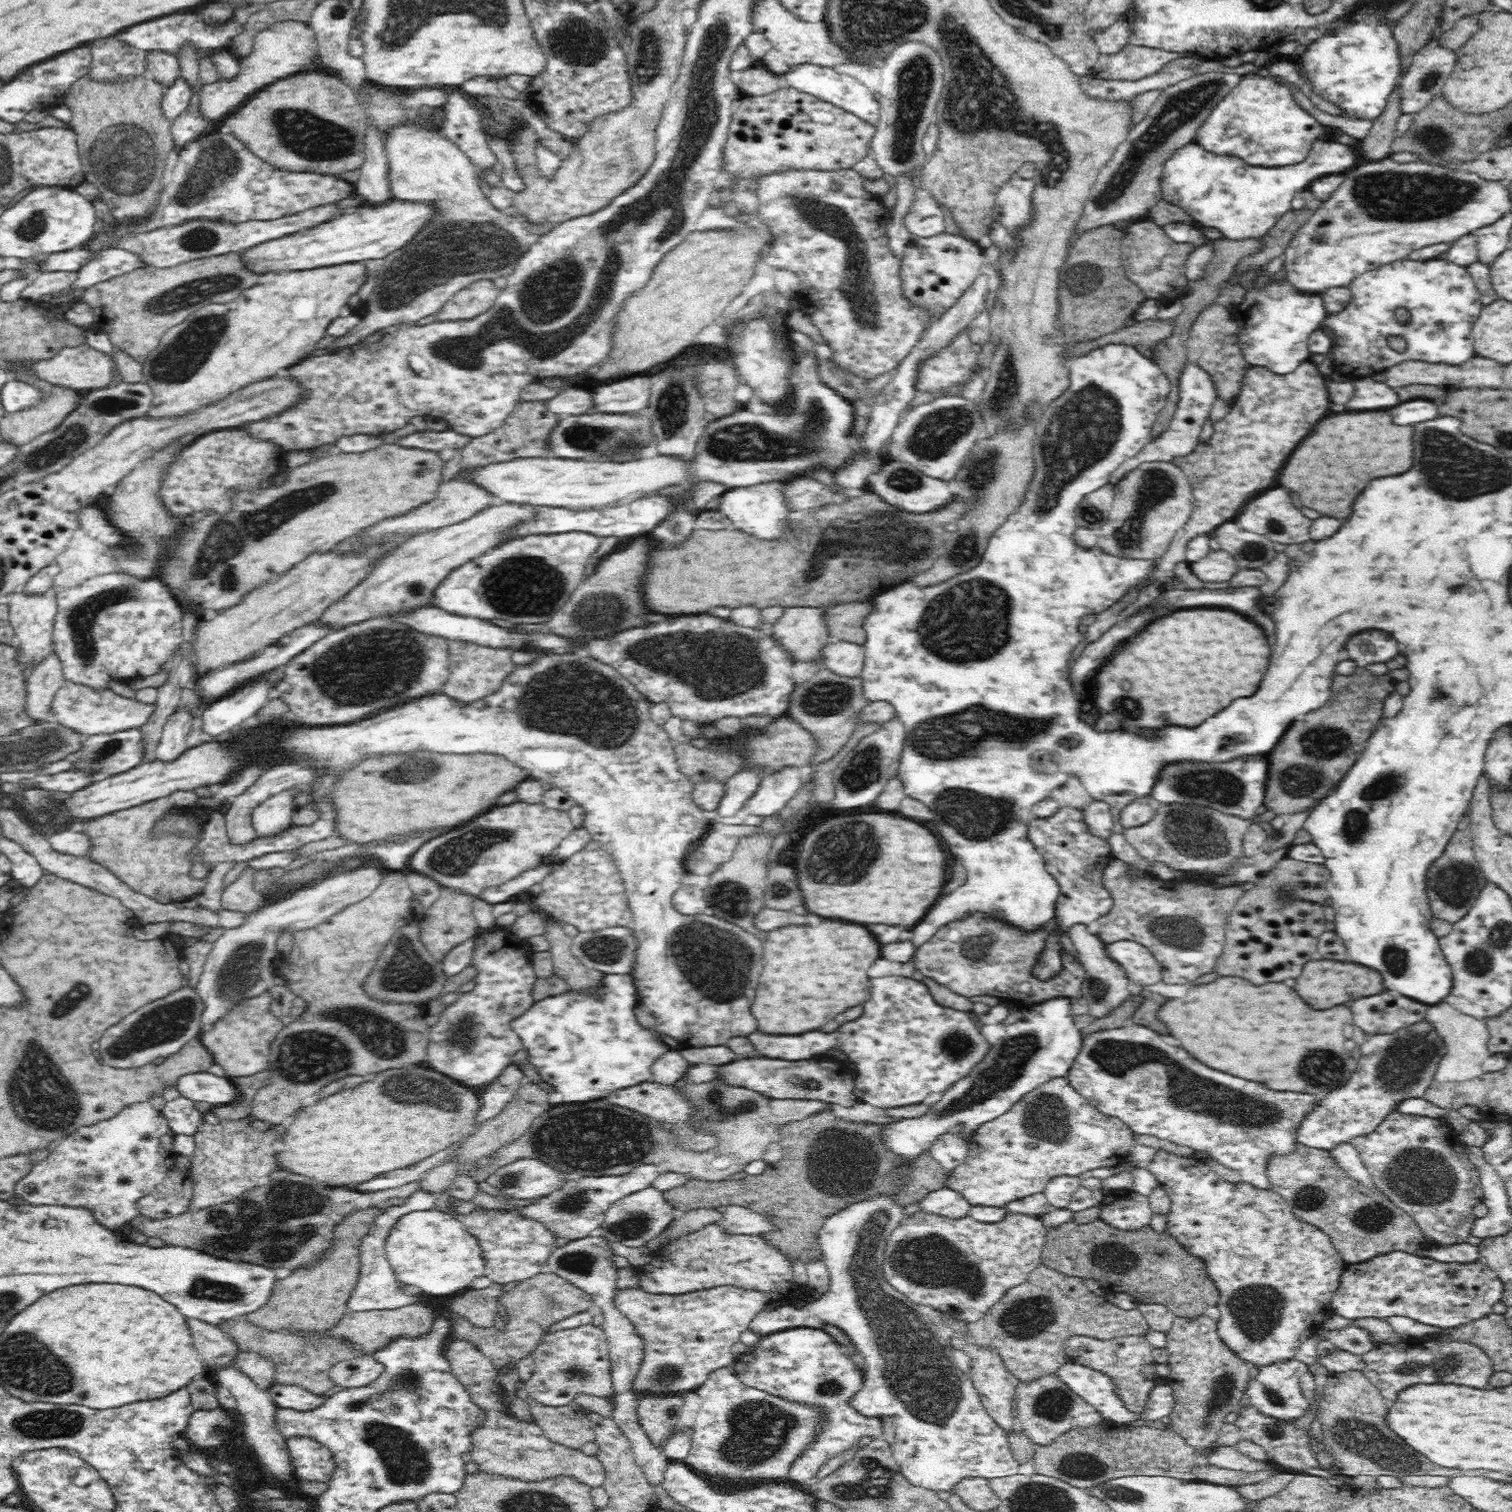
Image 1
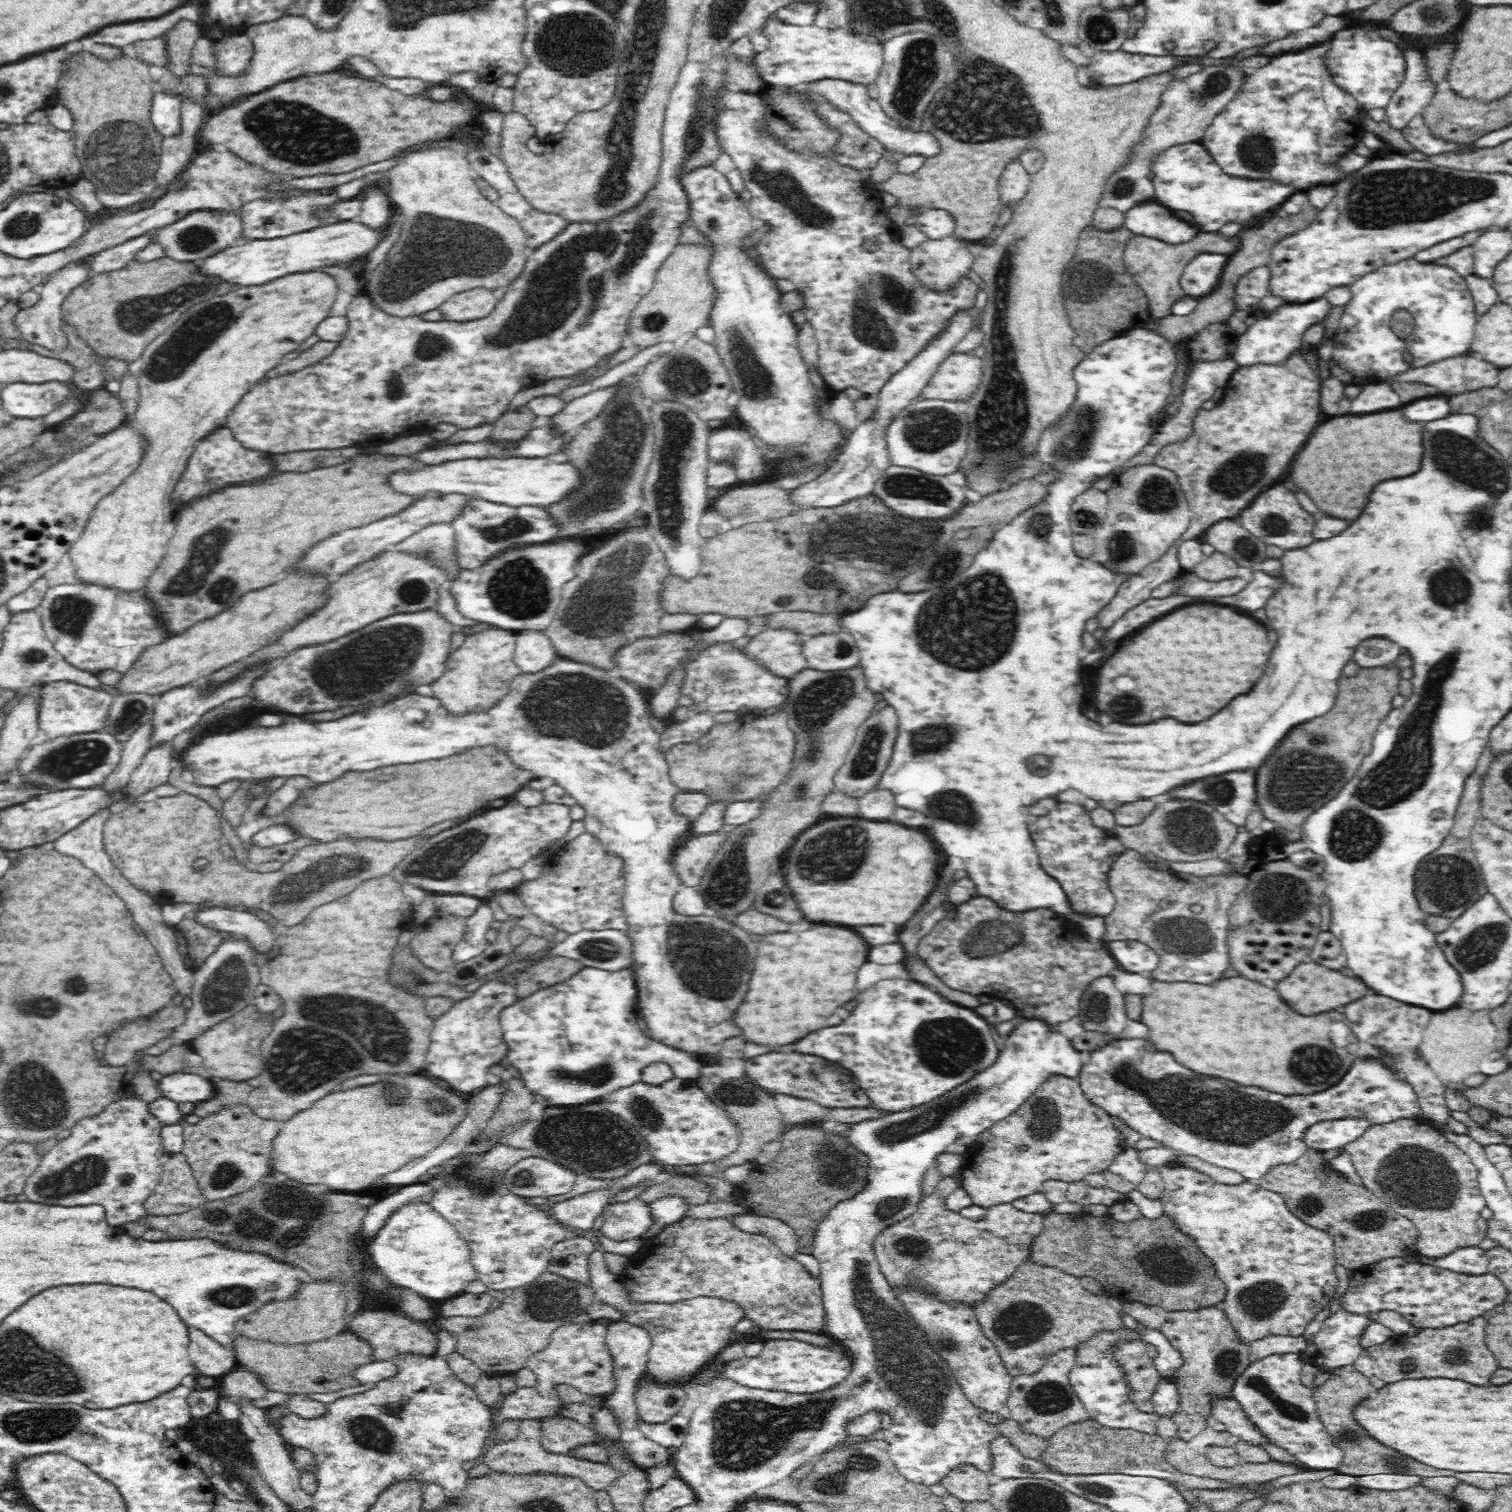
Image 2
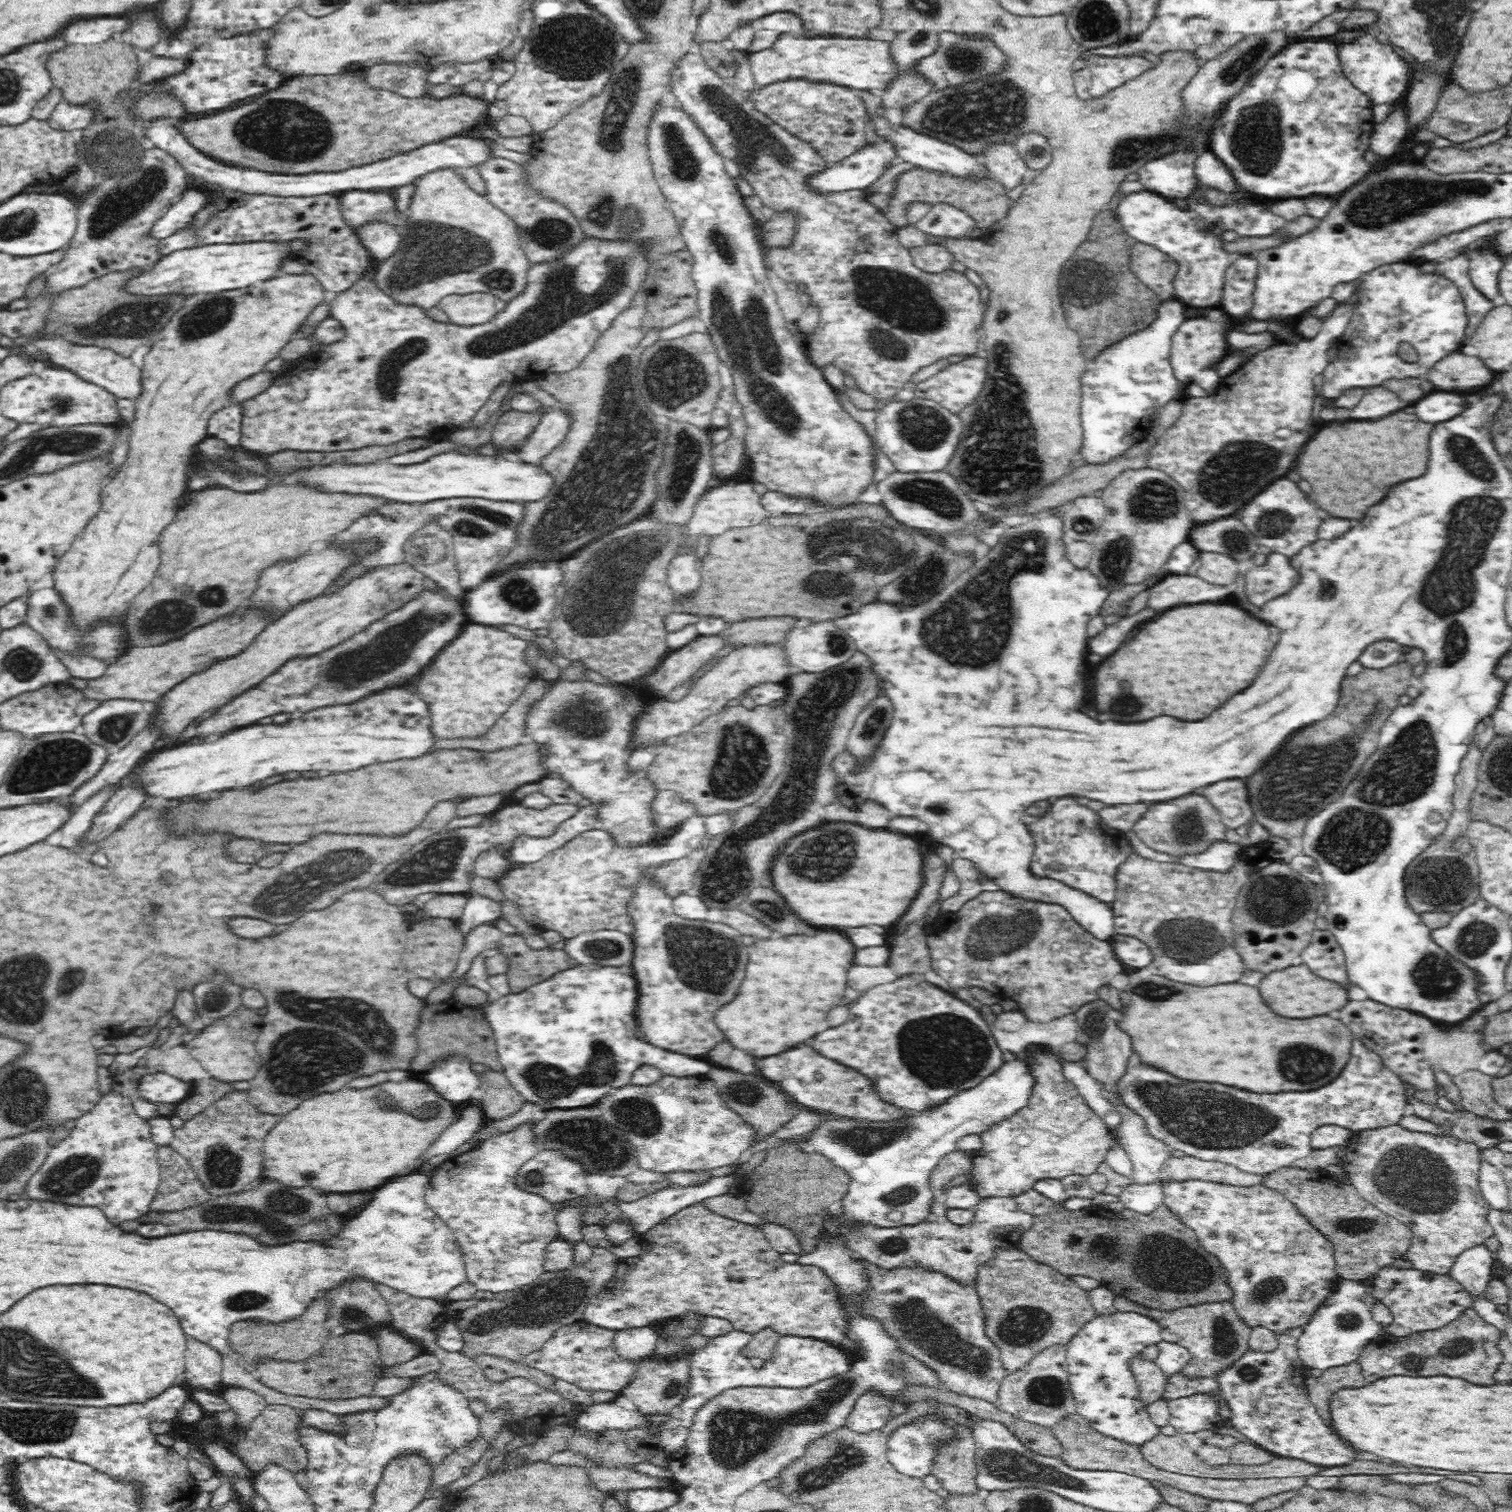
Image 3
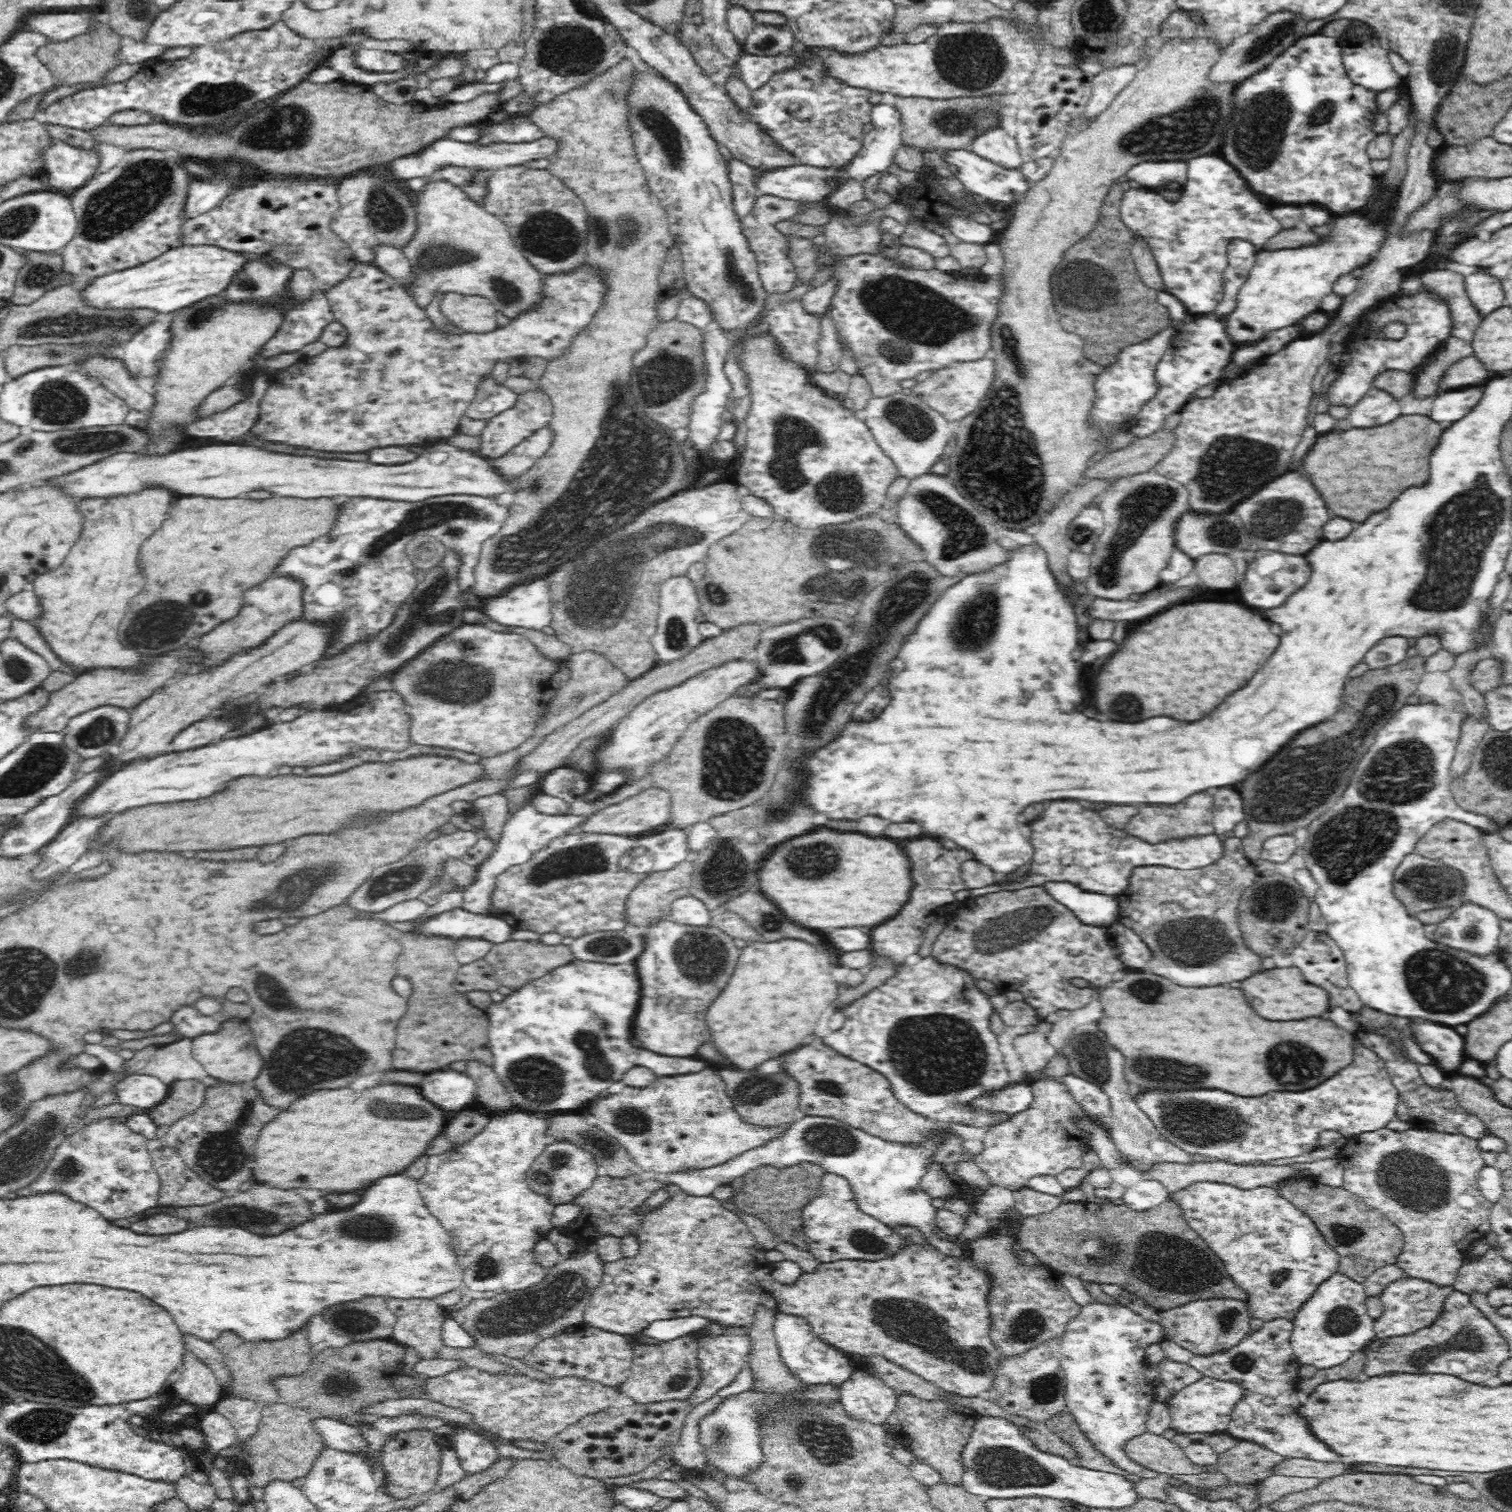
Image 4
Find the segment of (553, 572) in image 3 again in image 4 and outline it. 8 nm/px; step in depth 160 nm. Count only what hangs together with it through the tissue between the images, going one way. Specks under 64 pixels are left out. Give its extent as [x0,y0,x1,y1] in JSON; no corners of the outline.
[481,580,552,630]

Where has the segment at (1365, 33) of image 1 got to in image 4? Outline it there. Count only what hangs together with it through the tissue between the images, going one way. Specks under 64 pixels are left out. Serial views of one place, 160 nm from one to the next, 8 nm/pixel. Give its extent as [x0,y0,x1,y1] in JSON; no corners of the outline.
[1342,36,1405,92]

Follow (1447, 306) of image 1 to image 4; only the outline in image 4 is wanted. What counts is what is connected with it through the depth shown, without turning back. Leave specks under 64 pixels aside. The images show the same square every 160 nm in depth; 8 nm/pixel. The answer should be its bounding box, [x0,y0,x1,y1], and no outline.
[1326,292,1451,406]

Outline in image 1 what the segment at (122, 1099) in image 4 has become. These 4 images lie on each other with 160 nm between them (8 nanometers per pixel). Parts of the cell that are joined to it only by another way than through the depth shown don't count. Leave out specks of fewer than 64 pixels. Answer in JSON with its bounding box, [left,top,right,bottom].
[175,1072,238,1105]

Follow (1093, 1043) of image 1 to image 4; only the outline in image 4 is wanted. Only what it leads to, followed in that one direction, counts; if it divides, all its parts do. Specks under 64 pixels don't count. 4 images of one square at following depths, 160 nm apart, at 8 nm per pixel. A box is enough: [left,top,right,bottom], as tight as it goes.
[1135,1044,1399,1165]

